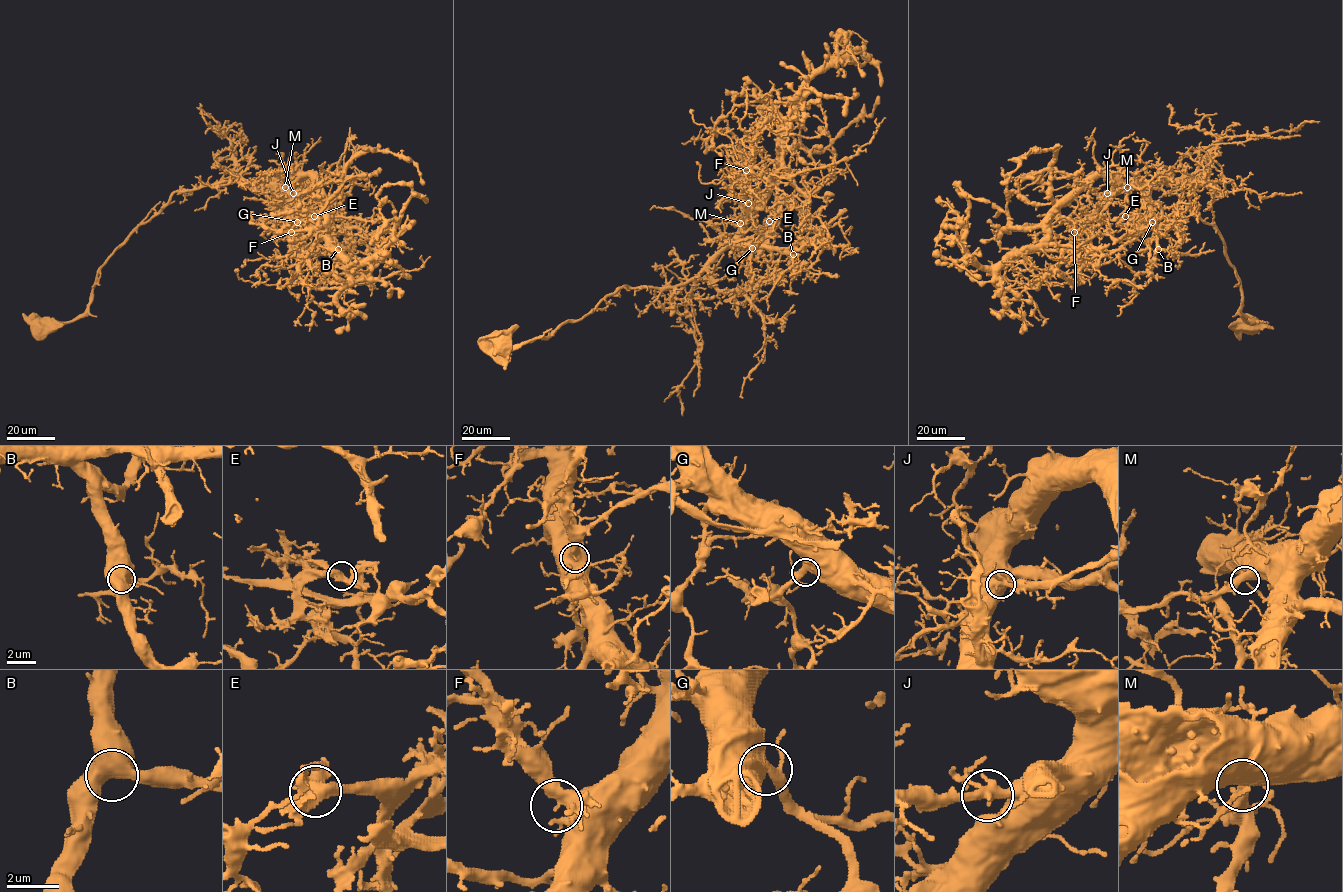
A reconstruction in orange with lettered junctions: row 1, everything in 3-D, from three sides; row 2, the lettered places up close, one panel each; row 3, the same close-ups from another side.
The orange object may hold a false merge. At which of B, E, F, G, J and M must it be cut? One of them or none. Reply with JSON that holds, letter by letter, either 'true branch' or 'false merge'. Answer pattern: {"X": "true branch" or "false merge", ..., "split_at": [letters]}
{"B": "true branch", "E": "false merge", "F": "true branch", "G": "true branch", "J": "true branch", "M": "true branch", "split_at": ["E"]}

